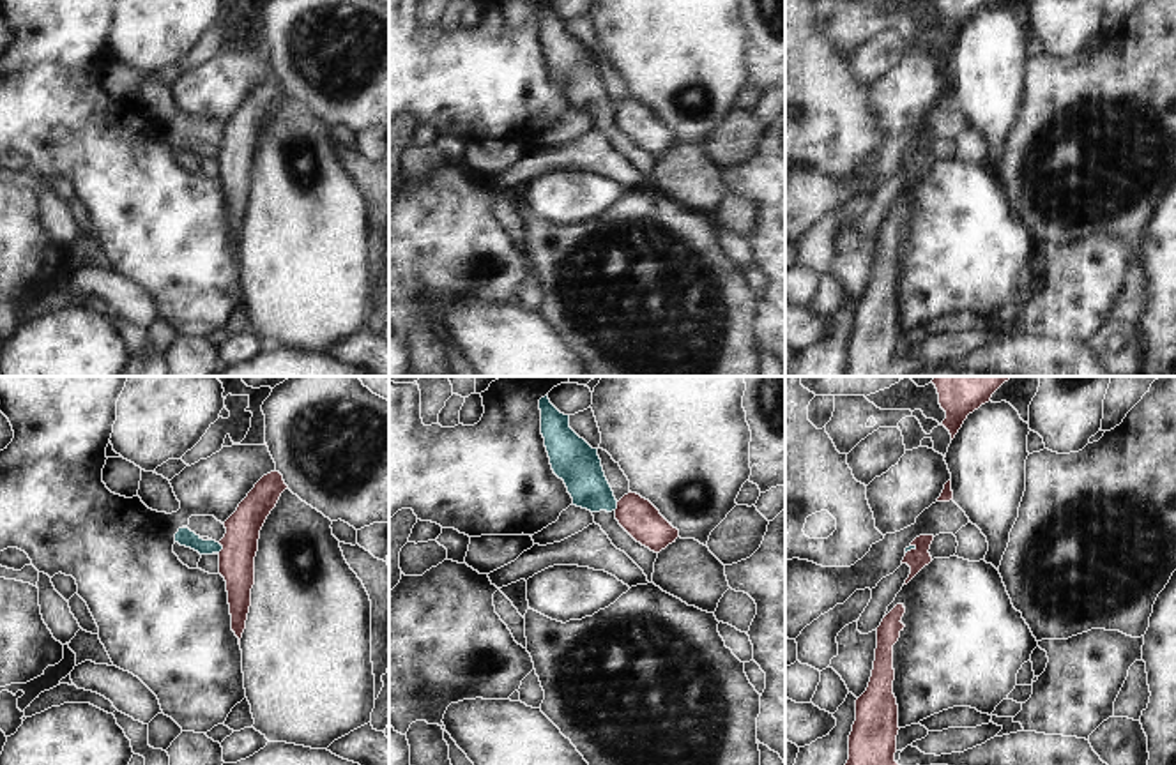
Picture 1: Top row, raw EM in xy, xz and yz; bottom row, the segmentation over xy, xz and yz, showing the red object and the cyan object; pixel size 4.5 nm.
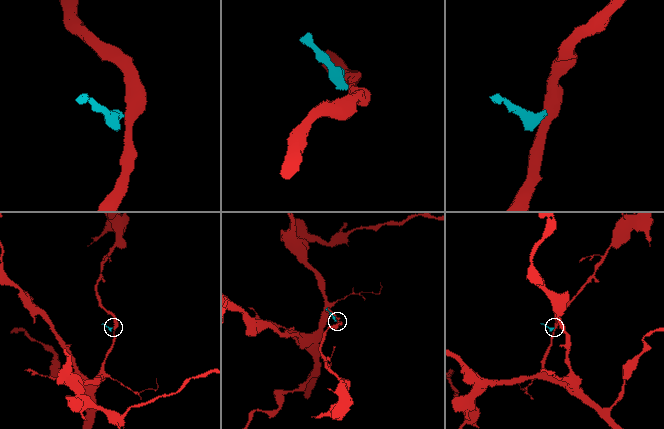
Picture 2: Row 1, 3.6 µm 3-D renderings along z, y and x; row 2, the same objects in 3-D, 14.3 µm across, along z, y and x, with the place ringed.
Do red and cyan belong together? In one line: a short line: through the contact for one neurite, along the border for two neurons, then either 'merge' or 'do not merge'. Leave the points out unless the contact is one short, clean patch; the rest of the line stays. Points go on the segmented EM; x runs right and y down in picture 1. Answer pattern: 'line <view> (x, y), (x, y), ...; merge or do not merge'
line xy (220, 543), (221, 550), (218, 553); do not merge

